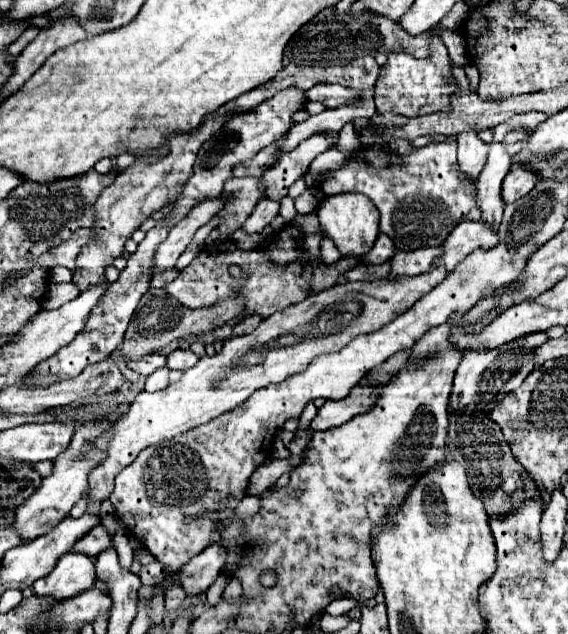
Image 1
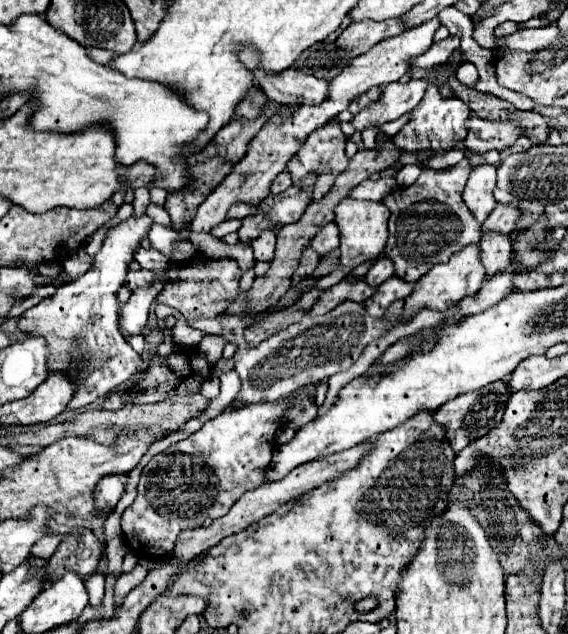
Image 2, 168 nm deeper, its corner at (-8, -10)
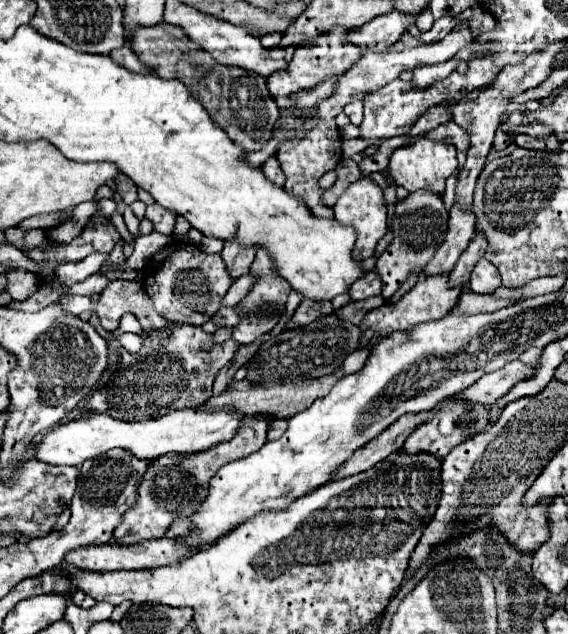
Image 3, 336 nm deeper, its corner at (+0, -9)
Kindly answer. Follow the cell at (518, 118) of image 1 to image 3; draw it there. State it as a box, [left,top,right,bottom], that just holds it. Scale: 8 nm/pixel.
[425,121,469,153]

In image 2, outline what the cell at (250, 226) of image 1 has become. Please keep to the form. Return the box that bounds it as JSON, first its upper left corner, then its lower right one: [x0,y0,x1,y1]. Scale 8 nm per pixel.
[251,230,275,262]

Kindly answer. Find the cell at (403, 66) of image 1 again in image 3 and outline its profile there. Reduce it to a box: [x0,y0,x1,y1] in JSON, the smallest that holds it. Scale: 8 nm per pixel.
[389,137,457,193]

